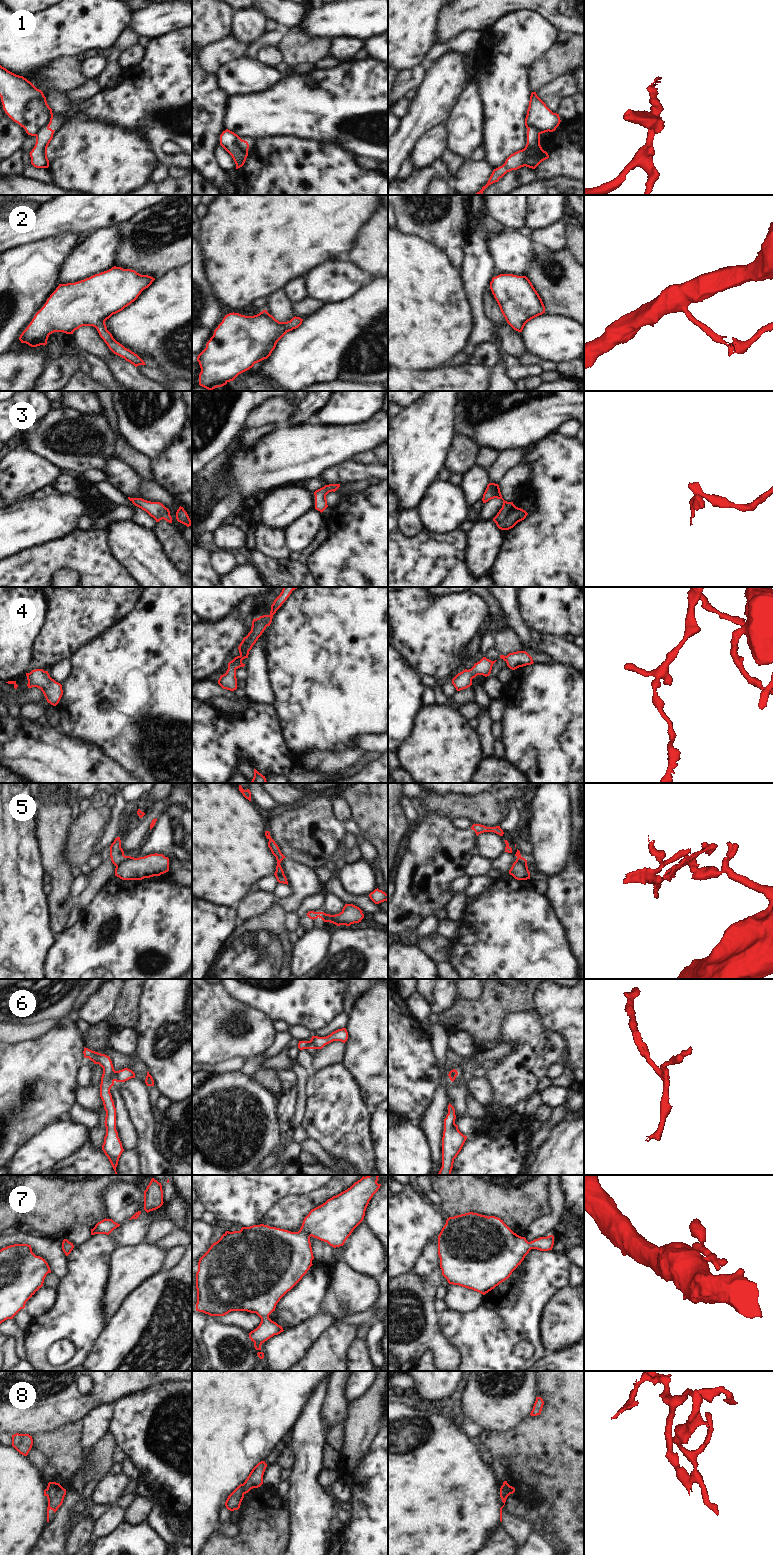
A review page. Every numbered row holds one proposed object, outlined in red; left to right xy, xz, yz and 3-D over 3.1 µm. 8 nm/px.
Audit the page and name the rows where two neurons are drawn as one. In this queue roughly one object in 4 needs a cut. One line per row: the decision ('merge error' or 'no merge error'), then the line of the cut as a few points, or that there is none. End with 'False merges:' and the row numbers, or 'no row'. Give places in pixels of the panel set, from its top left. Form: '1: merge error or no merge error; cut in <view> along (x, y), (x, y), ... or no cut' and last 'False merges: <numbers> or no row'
1: merge error; cut in xy along (48, 127), (45, 127), (36, 136)
2: no merge error; no cut
3: no merge error; no cut
4: no merge error; no cut
5: merge error; cut in xy along (124, 855), (116, 866)
6: merge error; cut in xy along (115, 1071), (113, 1080)
7: no merge error; no cut
8: merge error; cut in yz along (501, 1486), (503, 1491), (507, 1490), (510, 1493)
False merges: 1, 5, 6, 8

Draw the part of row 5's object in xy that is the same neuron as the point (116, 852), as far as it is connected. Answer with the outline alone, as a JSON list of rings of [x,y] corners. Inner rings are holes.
[[[120,837],[115,838],[114,842],[110,846],[110,857],[112,863],[117,866],[119,861],[124,857],[124,851],[121,848]]]

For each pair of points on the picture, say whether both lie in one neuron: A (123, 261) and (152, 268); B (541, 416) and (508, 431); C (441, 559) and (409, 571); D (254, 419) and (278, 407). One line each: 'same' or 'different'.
A: same
B: same
C: same
D: same

